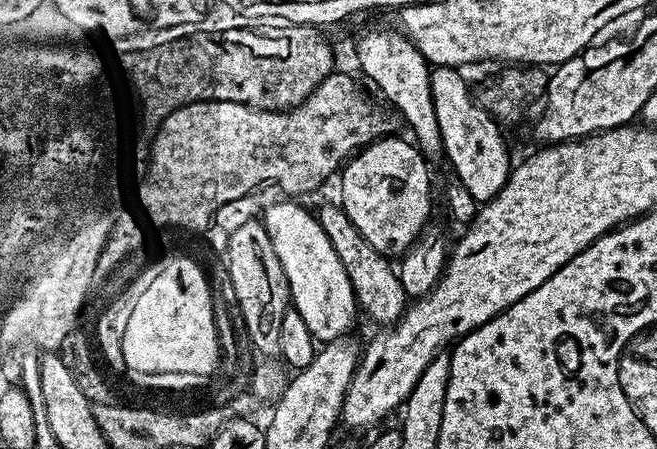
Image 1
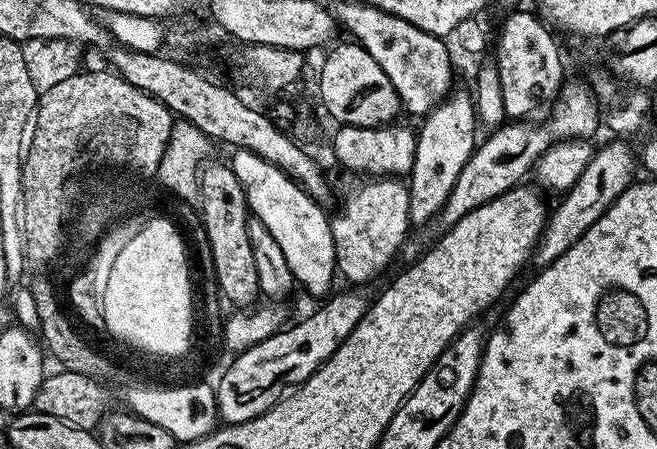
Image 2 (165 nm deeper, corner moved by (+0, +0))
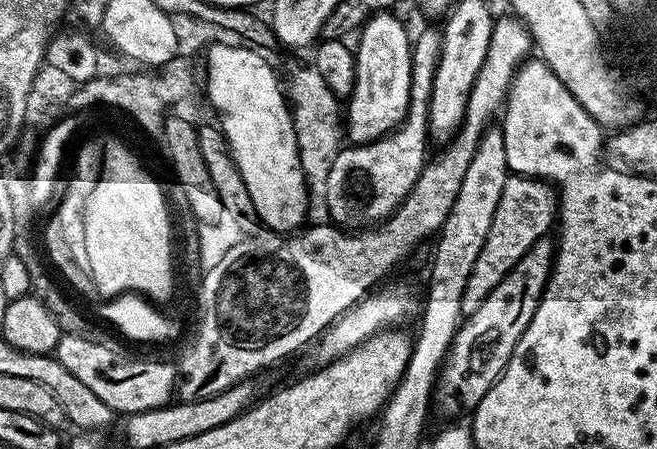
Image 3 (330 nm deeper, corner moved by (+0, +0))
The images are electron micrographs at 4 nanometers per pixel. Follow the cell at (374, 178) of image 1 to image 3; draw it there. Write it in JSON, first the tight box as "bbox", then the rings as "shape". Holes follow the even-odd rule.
{"bbox":[346,10,412,145],"shape":[[[385,10],[382,12],[375,13],[369,16],[368,21],[364,23],[363,28],[360,29],[358,33],[358,39],[360,41],[354,44],[354,55],[355,55],[355,70],[356,77],[353,80],[353,90],[351,95],[347,97],[346,103],[348,103],[348,128],[346,124],[346,136],[348,136],[353,145],[357,144],[369,144],[372,140],[378,140],[380,137],[387,135],[396,127],[397,124],[403,120],[405,113],[408,112],[408,103],[410,102],[410,86],[412,85],[412,40],[410,39],[410,32],[404,29],[404,24],[399,20],[398,17],[392,16],[391,11]]]}

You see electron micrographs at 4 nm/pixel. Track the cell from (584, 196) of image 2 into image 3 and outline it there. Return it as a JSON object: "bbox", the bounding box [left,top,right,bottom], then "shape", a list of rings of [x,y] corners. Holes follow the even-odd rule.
{"bbox":[431,238,556,416],"shape":[[[548,238],[536,240],[528,253],[486,294],[477,308],[463,317],[462,323],[452,337],[444,359],[434,380],[431,403],[444,416],[452,416],[460,408],[460,392],[483,394],[491,388],[502,374],[510,358],[512,348],[526,330],[534,310],[538,306],[548,276],[552,272],[552,262],[556,255],[556,244]]]}

